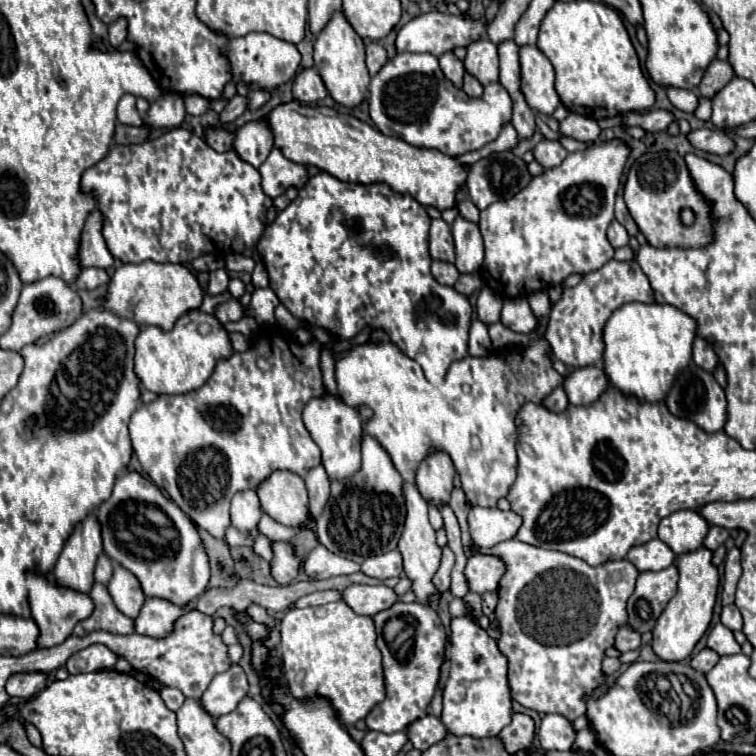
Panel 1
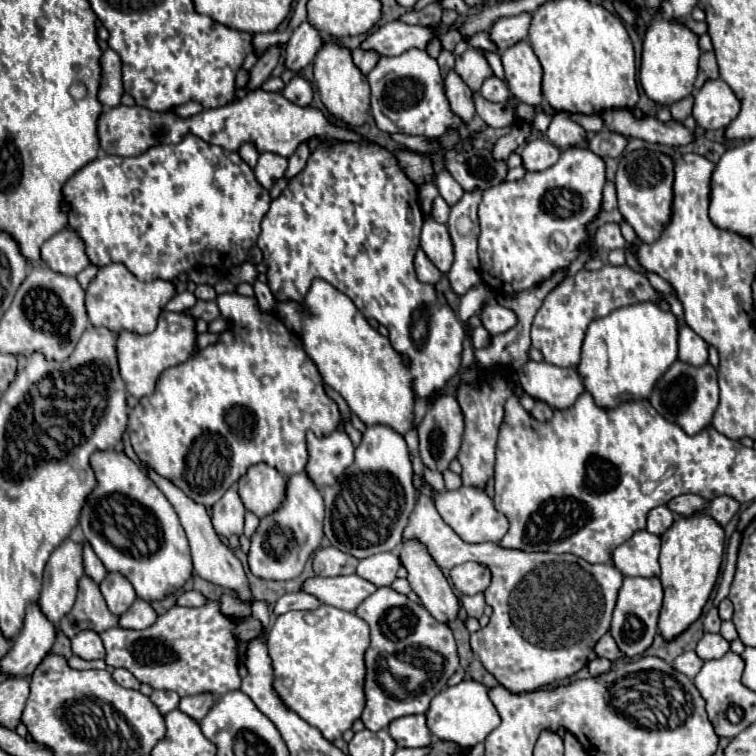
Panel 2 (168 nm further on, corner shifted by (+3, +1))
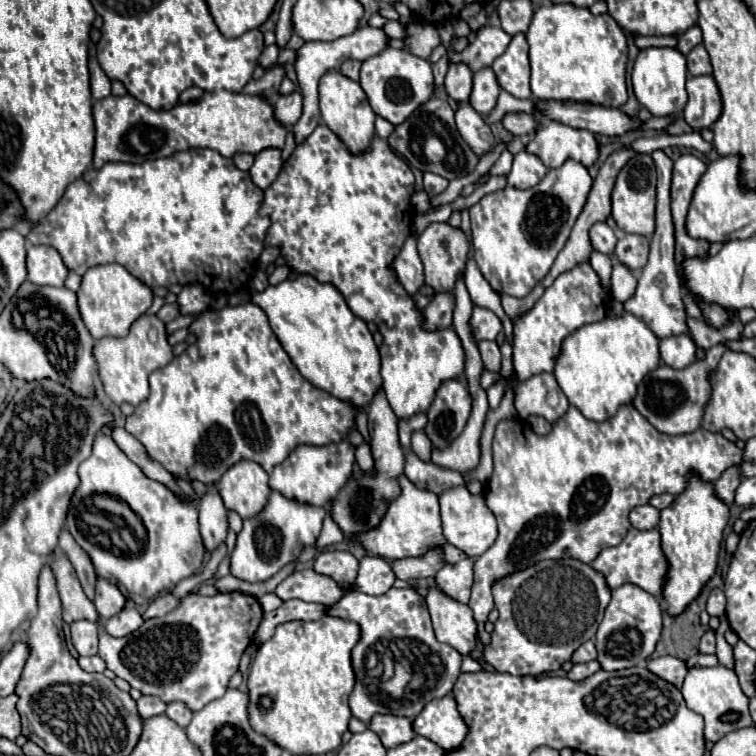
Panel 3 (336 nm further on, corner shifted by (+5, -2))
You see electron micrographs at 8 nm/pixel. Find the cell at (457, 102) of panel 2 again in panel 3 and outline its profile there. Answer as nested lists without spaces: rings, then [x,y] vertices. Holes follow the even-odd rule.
[[[469,101],[457,103],[455,121],[457,121],[457,129],[459,129],[461,137],[469,143],[469,147],[477,155],[483,155],[483,153],[491,151],[491,147],[495,145],[495,139],[491,135],[491,129],[483,121],[483,117],[471,107]]]

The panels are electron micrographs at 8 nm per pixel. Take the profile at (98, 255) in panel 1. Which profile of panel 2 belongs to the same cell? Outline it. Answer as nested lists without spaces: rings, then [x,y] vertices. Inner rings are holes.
[[[61,230],[59,234],[51,236],[41,246],[41,262],[63,276],[77,276],[83,268],[89,266],[83,244],[79,244],[79,236],[67,230]]]

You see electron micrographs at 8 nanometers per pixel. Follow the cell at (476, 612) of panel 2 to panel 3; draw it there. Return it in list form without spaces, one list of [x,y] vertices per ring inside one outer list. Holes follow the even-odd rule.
[[[631,403],[623,405],[613,419],[603,423],[585,419],[585,415],[571,405],[567,413],[553,423],[551,433],[547,435],[537,435],[519,419],[499,421],[493,437],[493,475],[485,491],[487,507],[499,525],[499,537],[475,561],[475,583],[469,601],[475,621],[483,625],[493,609],[491,583],[485,583],[485,575],[509,575],[543,559],[573,557],[583,563],[593,563],[605,547],[615,547],[625,539],[631,529],[629,511],[633,511],[633,507],[647,505],[653,495],[679,495],[689,485],[691,477],[715,483],[725,467],[741,467],[741,463],[743,449],[727,441],[723,435],[705,429],[677,437],[665,435],[657,431]]]

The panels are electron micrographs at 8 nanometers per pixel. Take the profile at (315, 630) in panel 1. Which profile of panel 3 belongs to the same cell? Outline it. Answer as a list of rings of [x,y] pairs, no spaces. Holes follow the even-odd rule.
[[[323,615],[317,621],[287,621],[275,629],[275,635],[259,645],[249,673],[249,721],[257,733],[267,735],[293,755],[325,755],[341,745],[341,735],[351,719],[349,695],[355,675],[351,651],[361,639],[361,629],[353,621]]]

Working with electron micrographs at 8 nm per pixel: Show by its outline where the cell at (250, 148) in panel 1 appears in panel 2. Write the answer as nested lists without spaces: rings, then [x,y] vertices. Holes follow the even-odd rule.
[[[243,144],[243,148],[239,148],[239,156],[253,168],[257,164],[257,158],[259,158],[259,152],[253,144]]]

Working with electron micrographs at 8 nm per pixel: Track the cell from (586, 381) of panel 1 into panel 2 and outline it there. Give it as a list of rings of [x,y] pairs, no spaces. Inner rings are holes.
[[[527,362],[521,372],[523,390],[553,410],[569,408],[579,394],[583,394],[583,380],[575,368],[555,368],[553,364],[543,362]]]

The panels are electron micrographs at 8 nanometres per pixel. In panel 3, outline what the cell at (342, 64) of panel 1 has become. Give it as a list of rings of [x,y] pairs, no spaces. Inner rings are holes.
[[[329,69],[321,81],[319,81],[319,107],[321,107],[321,117],[327,123],[327,127],[349,147],[351,153],[361,153],[367,149],[375,135],[375,113],[369,103],[365,103],[367,95],[359,83],[353,79],[341,75],[339,69]]]

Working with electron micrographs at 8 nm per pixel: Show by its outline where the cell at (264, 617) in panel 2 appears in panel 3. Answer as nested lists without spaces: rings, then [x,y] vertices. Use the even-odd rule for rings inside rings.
[[[305,569],[305,571],[295,571],[285,581],[281,581],[277,585],[275,595],[283,601],[301,599],[307,603],[319,603],[319,605],[331,607],[339,599],[343,599],[347,591],[353,591],[353,589],[355,585],[349,585],[345,589],[345,587],[339,587],[335,579],[315,573],[313,569]]]

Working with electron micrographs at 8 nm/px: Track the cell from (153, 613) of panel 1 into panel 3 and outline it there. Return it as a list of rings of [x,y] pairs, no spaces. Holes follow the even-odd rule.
[[[123,609],[119,615],[113,615],[111,619],[105,621],[105,629],[113,637],[125,637],[125,635],[137,631],[137,627],[141,627],[141,623],[143,623],[143,617],[137,609]]]

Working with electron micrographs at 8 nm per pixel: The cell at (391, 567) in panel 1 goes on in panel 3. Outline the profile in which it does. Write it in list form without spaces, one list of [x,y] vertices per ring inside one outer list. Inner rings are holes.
[[[365,555],[359,561],[359,575],[357,575],[357,589],[367,595],[383,595],[387,593],[393,583],[395,575],[391,563],[379,555]]]

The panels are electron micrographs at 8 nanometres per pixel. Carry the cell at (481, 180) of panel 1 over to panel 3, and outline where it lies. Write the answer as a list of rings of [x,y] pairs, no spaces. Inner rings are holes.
[[[433,97],[421,109],[417,109],[405,123],[397,125],[387,143],[413,167],[437,173],[449,181],[473,173],[479,163],[479,155],[461,139],[455,127],[453,109],[443,97]]]

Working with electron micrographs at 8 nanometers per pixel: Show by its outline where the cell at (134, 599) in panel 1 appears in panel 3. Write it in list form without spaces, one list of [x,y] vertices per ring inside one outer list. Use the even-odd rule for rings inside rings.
[[[99,579],[97,587],[95,587],[95,607],[101,615],[101,619],[109,619],[113,615],[117,615],[123,607],[125,607],[127,599],[125,595],[119,591],[117,585],[109,583],[107,579]]]

